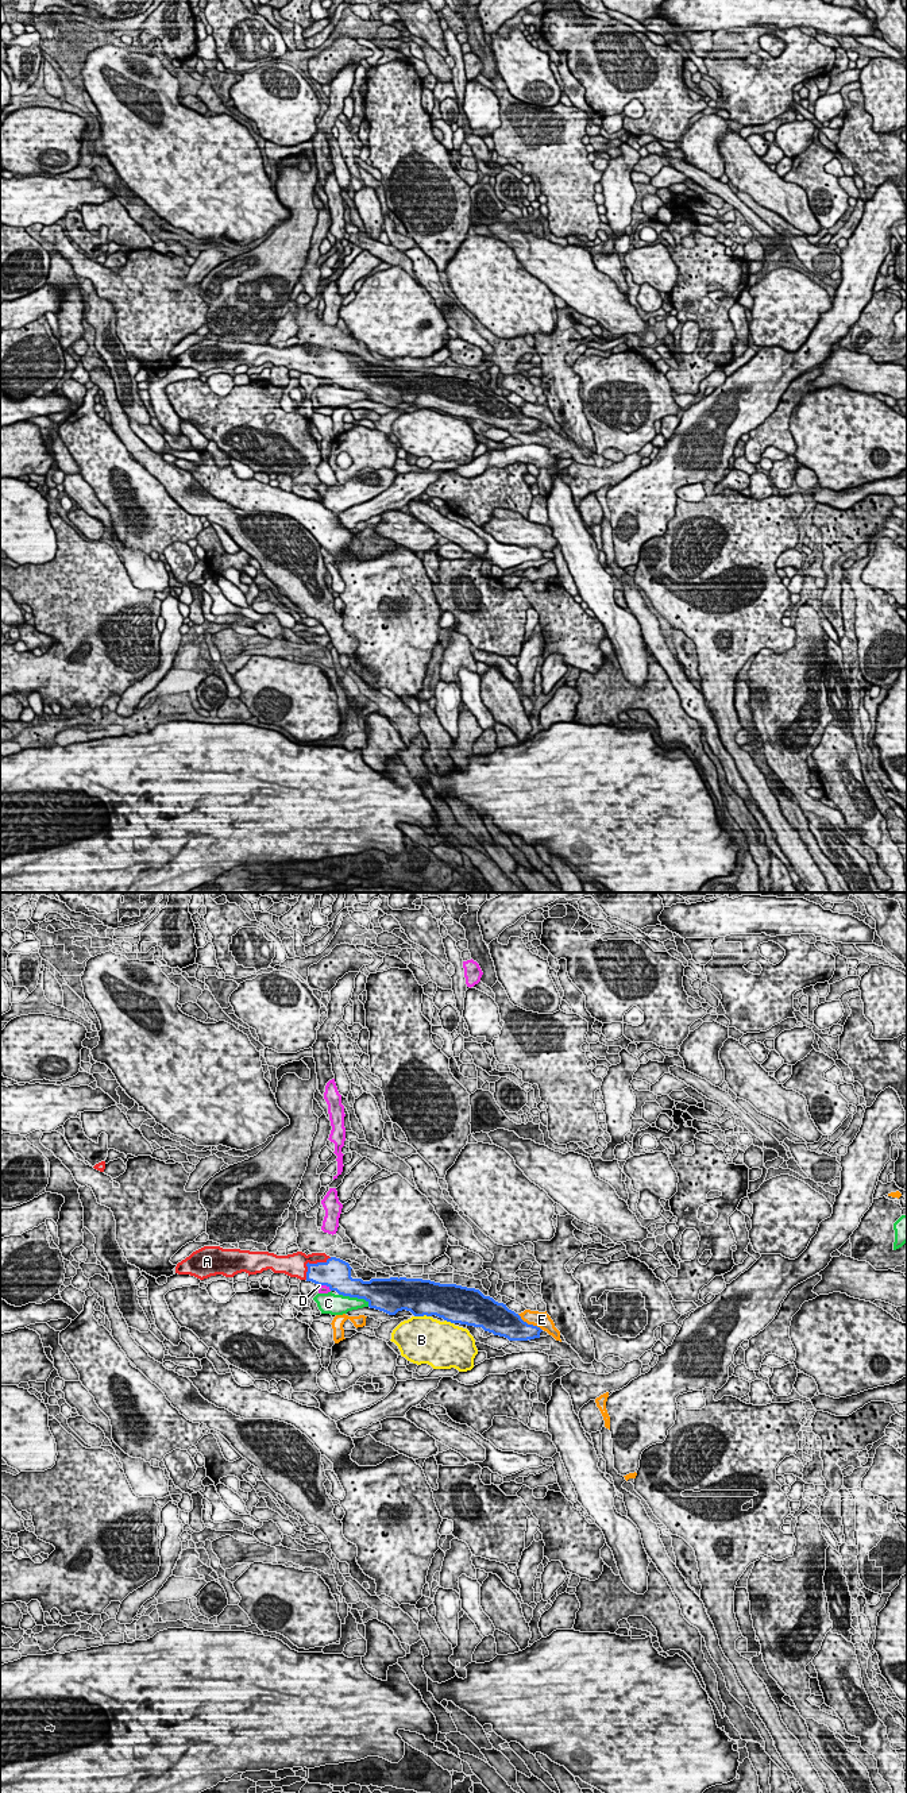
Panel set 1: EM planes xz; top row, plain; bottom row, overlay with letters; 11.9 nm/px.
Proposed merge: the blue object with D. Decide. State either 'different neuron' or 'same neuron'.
different neuron

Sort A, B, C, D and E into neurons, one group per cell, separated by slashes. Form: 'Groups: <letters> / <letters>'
Groups: A / B / C / D / E

